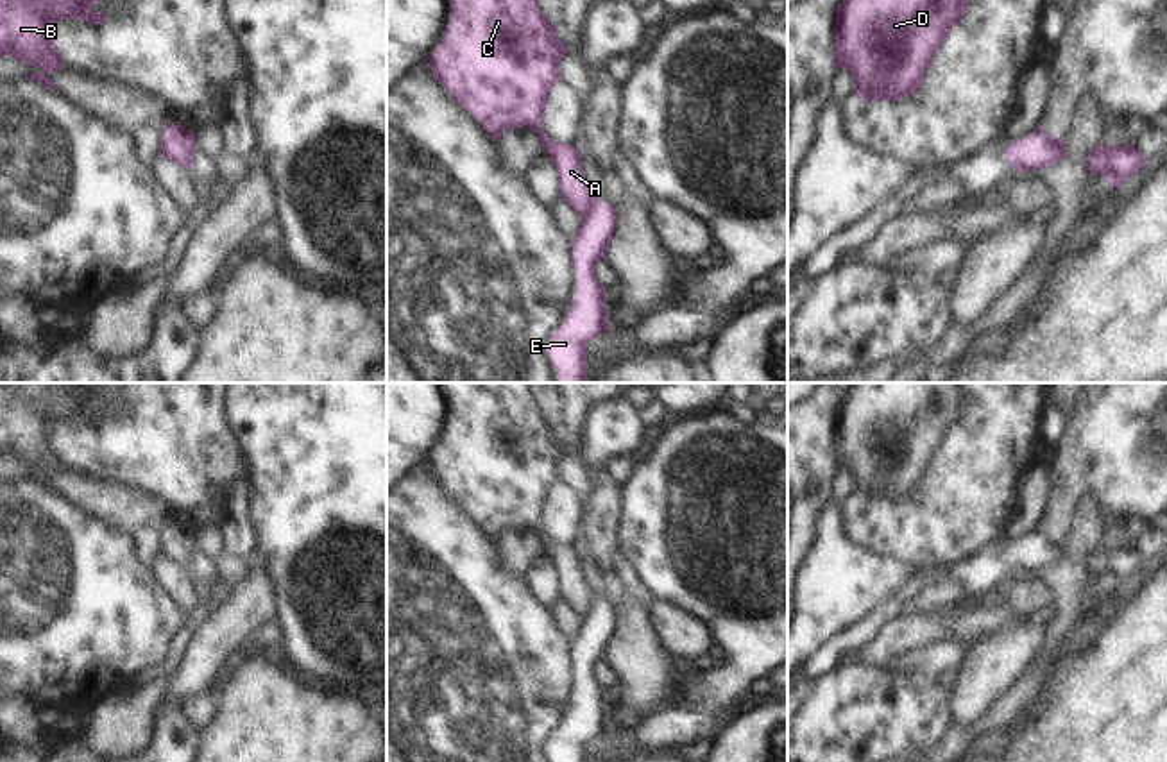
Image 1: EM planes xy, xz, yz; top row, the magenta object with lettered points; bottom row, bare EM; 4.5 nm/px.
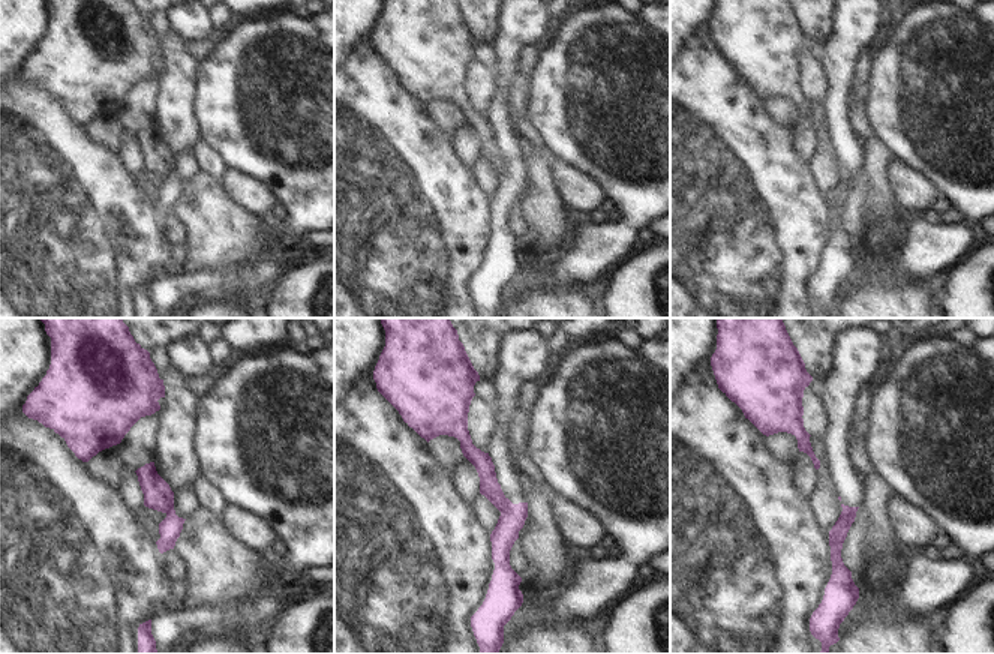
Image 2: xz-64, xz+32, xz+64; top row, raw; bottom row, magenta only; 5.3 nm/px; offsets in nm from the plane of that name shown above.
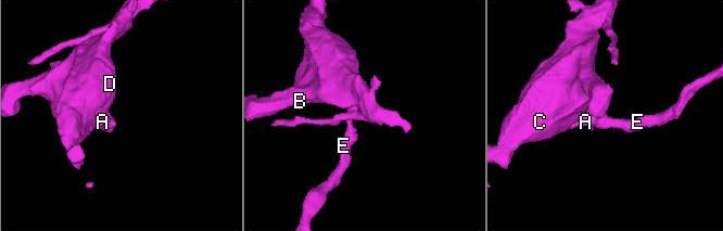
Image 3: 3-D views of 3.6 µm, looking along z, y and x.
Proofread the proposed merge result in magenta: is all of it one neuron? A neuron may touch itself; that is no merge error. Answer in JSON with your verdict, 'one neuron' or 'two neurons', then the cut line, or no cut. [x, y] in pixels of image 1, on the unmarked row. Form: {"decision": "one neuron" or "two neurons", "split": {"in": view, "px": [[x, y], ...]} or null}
{"decision": "two neurons", "split": {"in": "xz", "px": [[596, 596], [582, 618]]}}

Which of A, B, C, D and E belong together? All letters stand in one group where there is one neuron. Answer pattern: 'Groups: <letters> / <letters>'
Groups: A B C D / E.

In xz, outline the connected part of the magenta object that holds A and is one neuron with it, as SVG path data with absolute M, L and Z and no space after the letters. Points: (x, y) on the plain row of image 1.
M442 383L449 399L449 422L431 454L431 476L499 542L507 529L530 528L539 535L557 571L560 599L578 617L598 597L585 580L582 560L569 544L555 544L544 533L549 494L560 481L558 465L569 453L541 410L528 383Z

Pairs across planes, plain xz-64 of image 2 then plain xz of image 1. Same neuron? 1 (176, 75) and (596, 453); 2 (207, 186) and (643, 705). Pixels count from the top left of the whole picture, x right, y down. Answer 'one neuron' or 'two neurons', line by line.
1: two neurons
2: one neuron

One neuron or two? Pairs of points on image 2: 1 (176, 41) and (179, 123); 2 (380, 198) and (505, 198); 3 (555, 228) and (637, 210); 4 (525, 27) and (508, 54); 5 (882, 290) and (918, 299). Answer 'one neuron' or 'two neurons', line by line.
1: one neuron
2: two neurons
3: two neurons
4: one neuron
5: one neuron

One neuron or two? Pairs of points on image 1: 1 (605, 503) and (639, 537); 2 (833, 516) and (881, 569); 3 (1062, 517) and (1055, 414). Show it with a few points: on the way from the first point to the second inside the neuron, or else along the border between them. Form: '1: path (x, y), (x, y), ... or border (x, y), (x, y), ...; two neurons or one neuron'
1: border (625, 485), (625, 519), (620, 550); two neurons
2: path (833, 533), (833, 539), (863, 569); one neuron
3: border (1067, 419), (1067, 430), (1056, 446); two neurons

